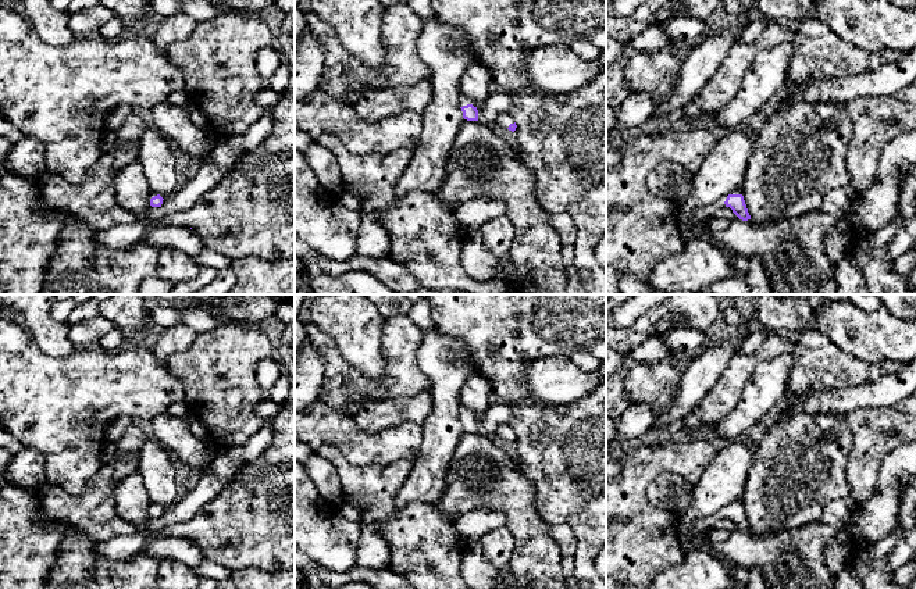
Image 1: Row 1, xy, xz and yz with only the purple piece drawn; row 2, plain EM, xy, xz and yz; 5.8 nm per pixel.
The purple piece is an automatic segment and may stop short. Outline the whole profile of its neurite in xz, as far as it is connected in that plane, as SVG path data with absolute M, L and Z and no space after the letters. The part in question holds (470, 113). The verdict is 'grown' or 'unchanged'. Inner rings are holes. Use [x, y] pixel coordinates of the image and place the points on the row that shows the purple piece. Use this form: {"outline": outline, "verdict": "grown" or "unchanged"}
{"outline": "M457 93L457 100L463 111L463 118L467 121L478 121L478 110L475 103L463 93Z", "verdict": "grown"}

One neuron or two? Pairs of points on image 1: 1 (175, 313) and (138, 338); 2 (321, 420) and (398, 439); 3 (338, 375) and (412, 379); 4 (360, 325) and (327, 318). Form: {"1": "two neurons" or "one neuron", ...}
{"1": "one neuron", "2": "one neuron", "3": "one neuron", "4": "one neuron"}

